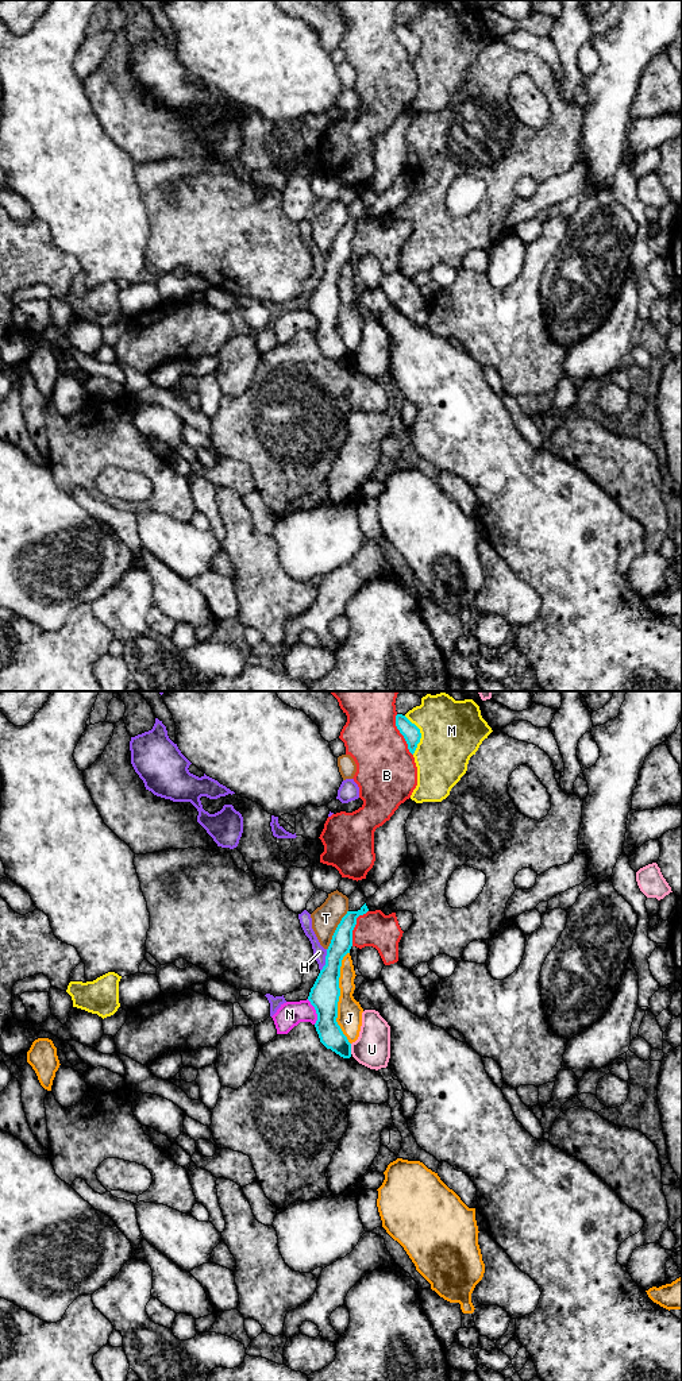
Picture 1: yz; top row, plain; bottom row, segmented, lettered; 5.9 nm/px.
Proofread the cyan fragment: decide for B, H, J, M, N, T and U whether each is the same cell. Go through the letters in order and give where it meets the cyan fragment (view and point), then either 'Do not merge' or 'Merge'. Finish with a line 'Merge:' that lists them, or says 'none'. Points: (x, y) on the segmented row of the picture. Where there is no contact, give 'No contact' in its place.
B: Touches cyan at yz (401, 733). Do not merge
H: Touches cyan at yz (326, 960). Do not merge
J: Touches cyan at yz (338, 998). Do not merge
M: Touches cyan at yz (420, 735). Do not merge
N: Touches cyan at yz (316, 1011). Do not merge
T: Touches cyan at yz (335, 930). Do not merge
U: Touches cyan at yz (350, 1049). Do not merge
Merge: none

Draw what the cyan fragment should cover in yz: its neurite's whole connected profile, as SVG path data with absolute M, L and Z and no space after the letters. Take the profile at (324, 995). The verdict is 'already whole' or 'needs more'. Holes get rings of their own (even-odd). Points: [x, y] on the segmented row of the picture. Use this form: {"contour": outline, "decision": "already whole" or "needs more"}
{"contour": "M365 903L358 911L347 911L342 918L327 949L325 965L308 996L317 1014L315 1027L320 1042L343 1058L351 1057L351 1044L336 1022L340 996L340 967L343 957L350 953L352 946L352 930L357 925L357 918L367 911L369 909Z", "decision": "already whole"}

